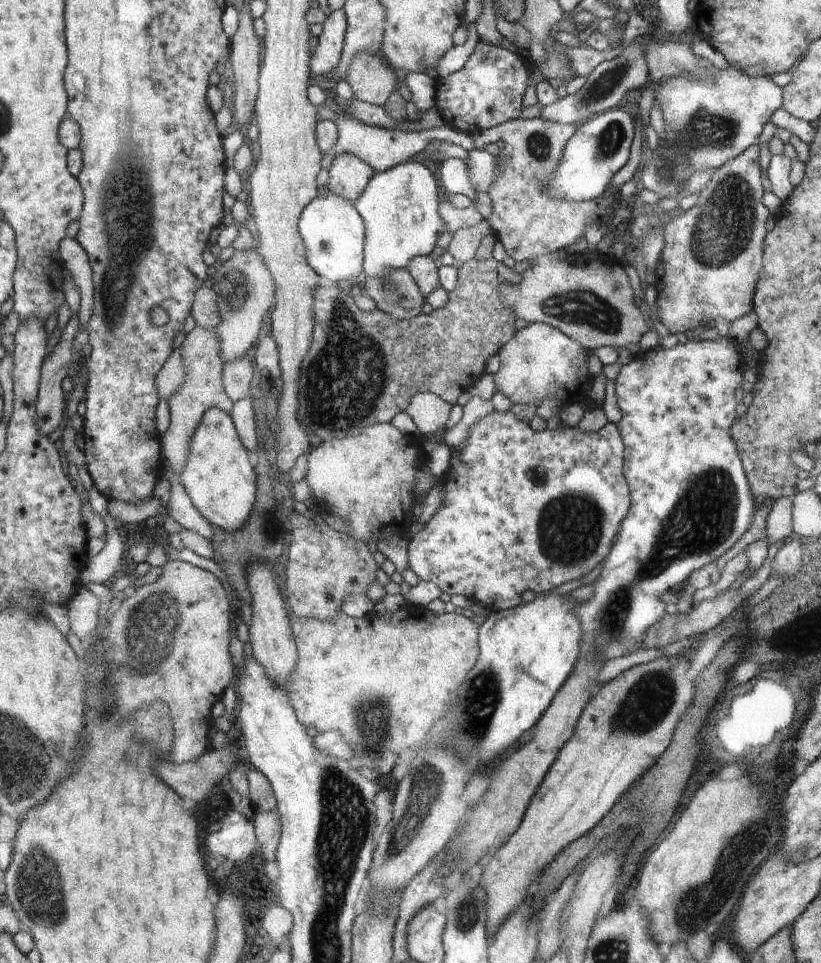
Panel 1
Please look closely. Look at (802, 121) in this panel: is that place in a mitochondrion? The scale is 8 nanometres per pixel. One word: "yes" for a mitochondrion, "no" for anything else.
no

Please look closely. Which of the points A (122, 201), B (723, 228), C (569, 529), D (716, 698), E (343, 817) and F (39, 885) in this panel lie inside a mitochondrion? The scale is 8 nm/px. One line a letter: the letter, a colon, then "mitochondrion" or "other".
A: mitochondrion
B: mitochondrion
C: mitochondrion
D: other
E: mitochondrion
F: mitochondrion

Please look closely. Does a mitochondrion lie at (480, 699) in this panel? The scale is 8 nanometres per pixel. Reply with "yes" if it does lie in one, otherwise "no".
yes

